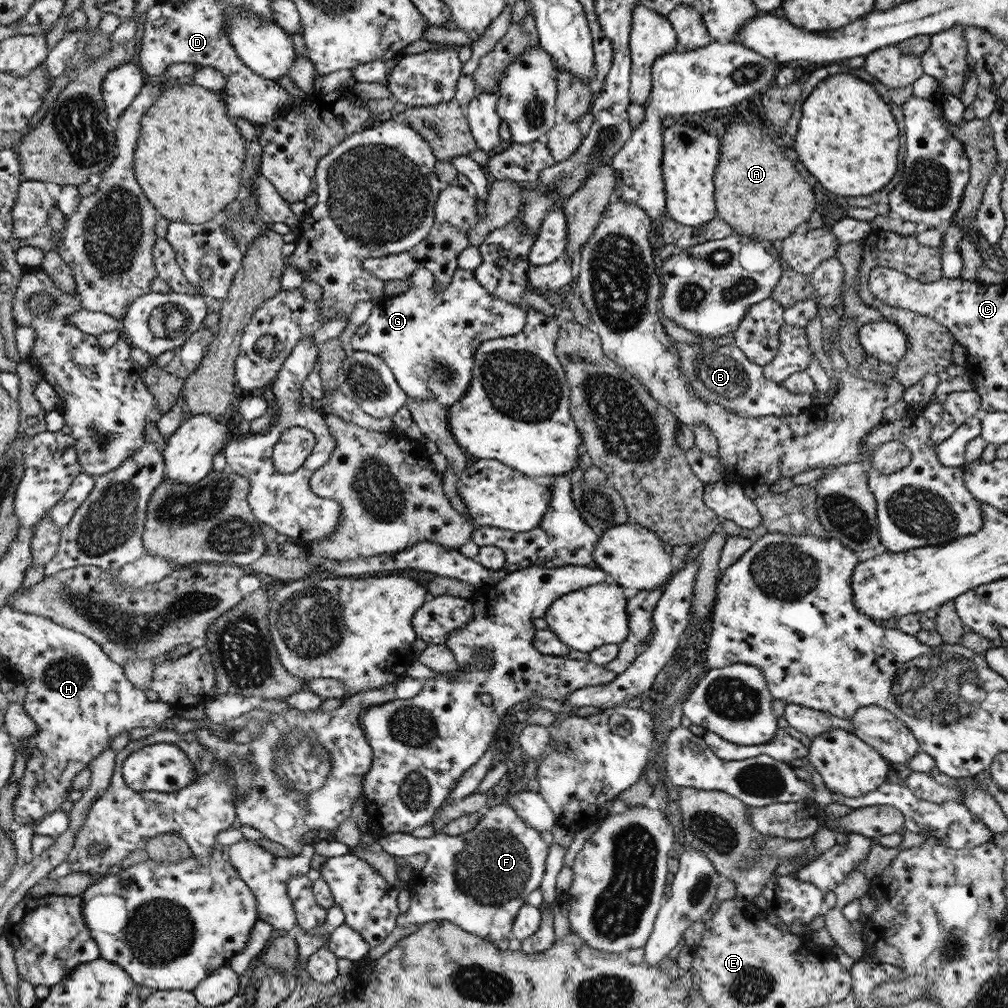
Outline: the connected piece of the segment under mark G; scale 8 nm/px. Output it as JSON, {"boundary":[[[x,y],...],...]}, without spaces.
{"boundary":[[[418,268],[411,276],[411,286],[404,294],[391,298],[382,296],[375,304],[370,317],[352,336],[352,348],[358,352],[371,352],[384,359],[391,368],[397,384],[409,398],[420,398],[420,390],[426,390],[444,409],[460,402],[470,389],[476,348],[486,341],[503,341],[524,329],[527,312],[495,298],[477,282],[475,273],[458,268],[451,282],[437,291],[437,281],[426,268]]]}

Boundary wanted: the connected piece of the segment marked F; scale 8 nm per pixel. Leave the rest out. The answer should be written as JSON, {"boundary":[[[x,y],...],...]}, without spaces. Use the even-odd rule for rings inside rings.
{"boundary":[[[505,800],[483,811],[480,822],[470,831],[460,835],[448,835],[436,832],[429,838],[416,838],[411,833],[388,833],[377,838],[381,848],[392,856],[406,858],[408,854],[425,854],[428,857],[422,870],[413,870],[407,881],[410,893],[410,907],[404,914],[399,914],[396,924],[407,927],[411,924],[424,924],[430,921],[448,921],[466,930],[470,934],[494,940],[512,937],[514,918],[525,904],[530,892],[540,889],[545,874],[545,863],[551,846],[540,836],[540,831],[526,824],[514,808]]]}

